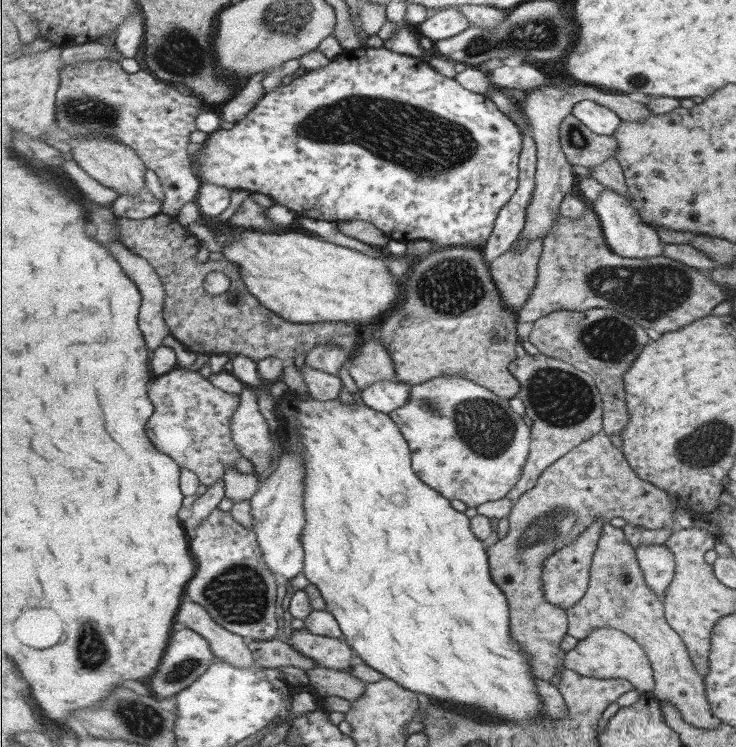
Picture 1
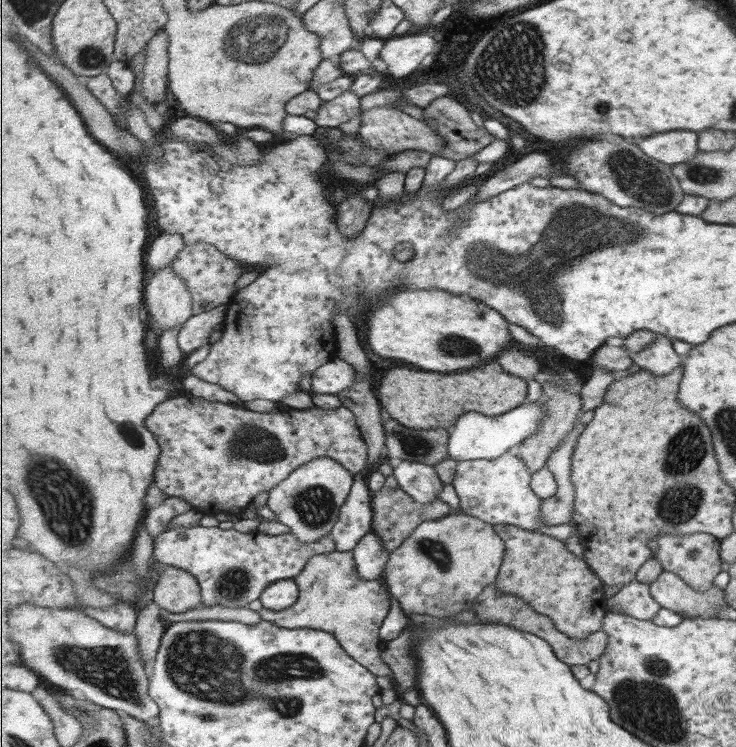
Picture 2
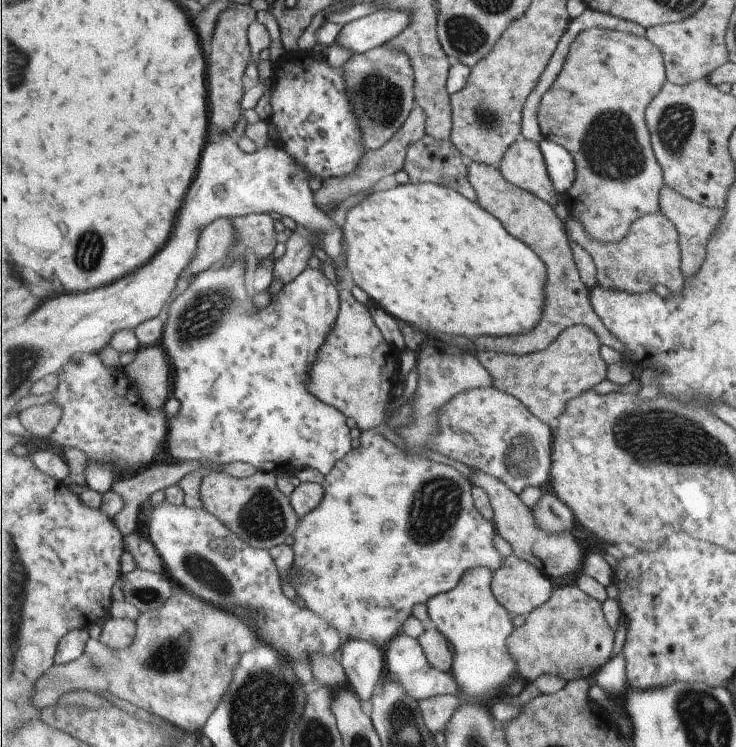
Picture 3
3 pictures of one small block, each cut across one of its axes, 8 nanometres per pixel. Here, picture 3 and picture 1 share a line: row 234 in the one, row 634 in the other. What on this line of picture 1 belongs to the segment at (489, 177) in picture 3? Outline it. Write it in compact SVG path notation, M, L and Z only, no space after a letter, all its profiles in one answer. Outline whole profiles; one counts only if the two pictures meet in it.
M604 432L590 438L577 448L571 450L549 468L546 468L539 478L537 486L521 495L514 503L510 519L509 534L487 549L490 558L491 574L494 581L503 589L510 604L512 620L512 635L522 644L522 647L532 656L532 669L537 678L553 680L553 676L563 673L566 668L566 653L562 647L564 638L569 634L571 618L563 607L548 601L544 591L544 563L557 551L578 540L591 525L602 518L607 523L614 518L624 518L634 526L657 530L676 526L676 508L679 504L671 502L667 492L639 478L634 467L626 460L625 454L611 442Z

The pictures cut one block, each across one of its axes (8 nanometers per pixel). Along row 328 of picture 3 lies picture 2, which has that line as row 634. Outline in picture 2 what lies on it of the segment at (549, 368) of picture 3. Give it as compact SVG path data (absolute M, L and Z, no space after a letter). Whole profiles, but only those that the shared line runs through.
M495 524L494 527L506 542L506 561L496 578L498 590L517 594L541 614L550 615L558 629L563 631L563 634L569 634L571 638L587 638L590 634L602 630L604 618L609 612L608 599L605 597L606 584L584 558L577 558L573 552L567 550L563 540L553 538L549 534L531 532L511 524Z

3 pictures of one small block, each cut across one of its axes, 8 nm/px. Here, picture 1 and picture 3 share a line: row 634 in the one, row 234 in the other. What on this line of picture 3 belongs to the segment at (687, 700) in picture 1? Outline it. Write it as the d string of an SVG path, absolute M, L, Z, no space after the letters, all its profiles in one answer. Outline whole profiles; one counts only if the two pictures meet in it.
M662 212L641 217L631 224L631 232L618 243L600 243L585 230L582 222L570 214L566 224L571 239L578 242L595 259L598 266L598 284L629 291L646 293L658 284L665 285L671 294L679 294L684 287L682 246L675 223Z

